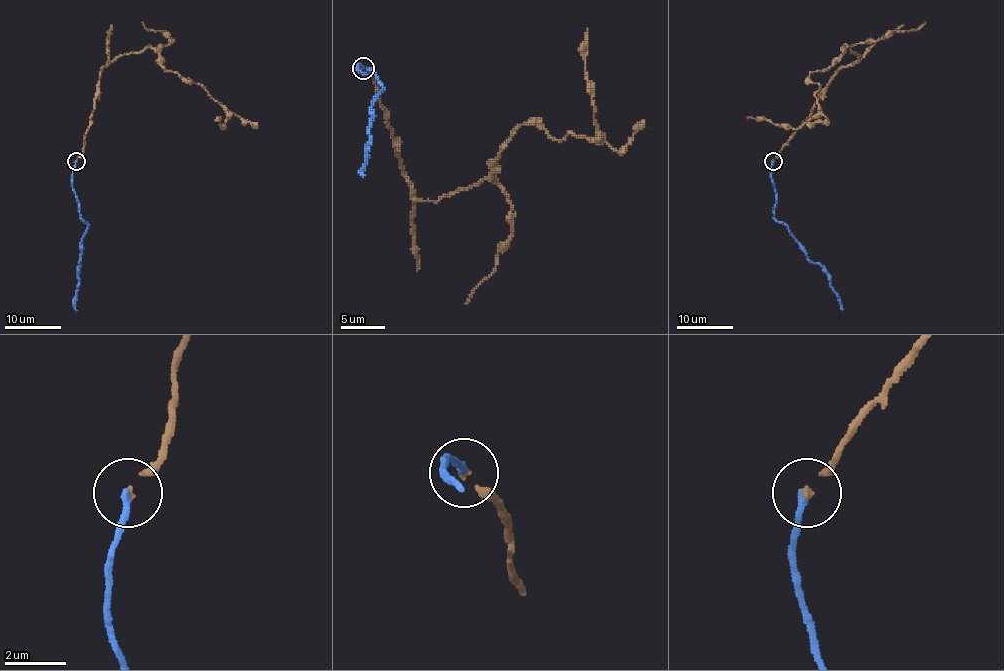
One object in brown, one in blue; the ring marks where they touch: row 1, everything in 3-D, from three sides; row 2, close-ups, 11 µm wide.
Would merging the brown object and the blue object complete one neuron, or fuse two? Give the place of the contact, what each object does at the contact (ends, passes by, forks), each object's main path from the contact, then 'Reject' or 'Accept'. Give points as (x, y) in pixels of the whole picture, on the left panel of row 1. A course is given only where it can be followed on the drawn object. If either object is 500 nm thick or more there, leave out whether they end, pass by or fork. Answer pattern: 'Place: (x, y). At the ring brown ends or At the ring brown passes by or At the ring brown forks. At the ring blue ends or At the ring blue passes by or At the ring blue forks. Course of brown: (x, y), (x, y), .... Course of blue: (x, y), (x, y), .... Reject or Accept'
Place: (76, 161). At the ring brown ends. At the ring blue ends. Course of brown: (75, 161), (99, 72), (150, 46), (167, 70), (209, 94), (226, 114), (223, 129), (221, 118). Course of blue: (75, 161), (72, 190), (79, 217), (88, 225), (81, 248), (77, 310). Accept

